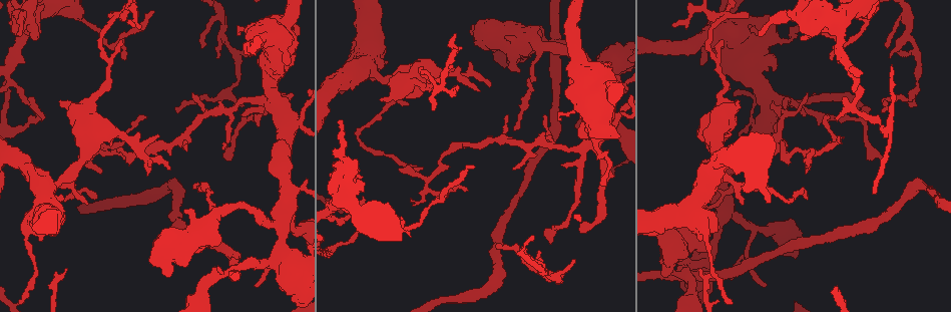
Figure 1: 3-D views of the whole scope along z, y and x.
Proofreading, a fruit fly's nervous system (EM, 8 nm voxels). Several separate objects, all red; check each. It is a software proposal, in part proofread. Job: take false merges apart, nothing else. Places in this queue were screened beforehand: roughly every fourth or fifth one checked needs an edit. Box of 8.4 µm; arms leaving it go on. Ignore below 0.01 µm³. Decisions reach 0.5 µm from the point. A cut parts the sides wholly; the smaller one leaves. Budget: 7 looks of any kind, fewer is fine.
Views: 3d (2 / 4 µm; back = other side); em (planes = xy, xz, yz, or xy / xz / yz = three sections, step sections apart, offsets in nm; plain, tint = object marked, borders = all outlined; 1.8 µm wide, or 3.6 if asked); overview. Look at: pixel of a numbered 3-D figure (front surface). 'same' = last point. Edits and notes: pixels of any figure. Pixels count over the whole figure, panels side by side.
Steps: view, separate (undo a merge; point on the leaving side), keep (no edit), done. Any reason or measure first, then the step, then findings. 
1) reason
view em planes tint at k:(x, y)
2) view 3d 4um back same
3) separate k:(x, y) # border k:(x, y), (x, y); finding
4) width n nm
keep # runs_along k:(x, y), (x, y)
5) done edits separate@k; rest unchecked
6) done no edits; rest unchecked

calibre changes
view 3d 4um back at 1:(597, 103)

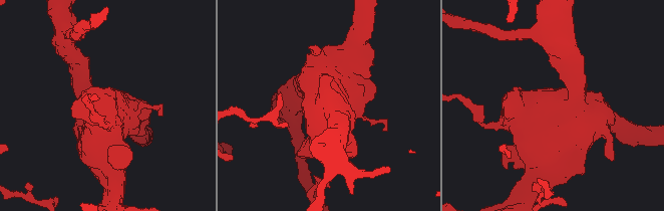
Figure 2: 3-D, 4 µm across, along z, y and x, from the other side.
view em planes plain at 2:(554, 102)

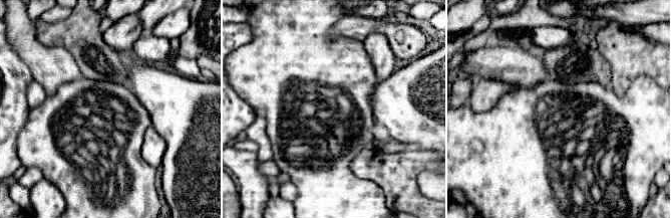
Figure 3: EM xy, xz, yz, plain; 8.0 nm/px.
with the object marked
view em planes tint same

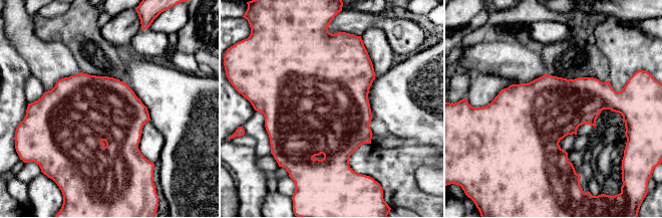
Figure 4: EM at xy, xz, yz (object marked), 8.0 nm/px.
width 550 nm
keep # one neuron here

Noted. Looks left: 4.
sharp bend
view em yz step 8 tint at 1:(723, 17)

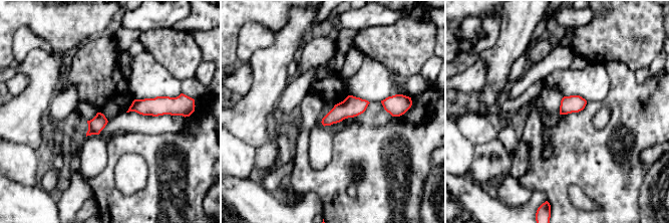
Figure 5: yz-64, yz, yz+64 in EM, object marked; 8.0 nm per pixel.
view em planes borders same

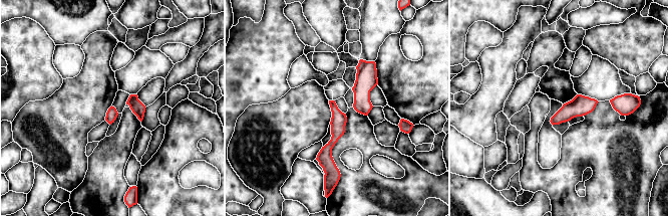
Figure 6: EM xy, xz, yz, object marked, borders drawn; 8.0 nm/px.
width 90 nm
keep # runs_along 6:(332, 102), (332, 172); one neuron here

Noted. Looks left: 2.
four arms meet
view em xy step 4 tint at 1:(682, 272)

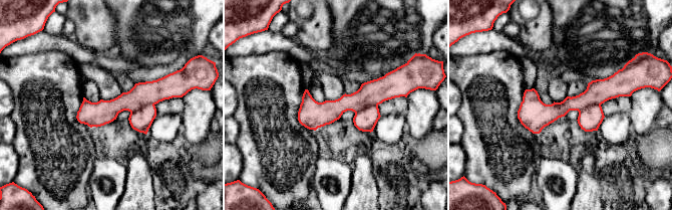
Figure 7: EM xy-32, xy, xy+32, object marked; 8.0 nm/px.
another direction
view em planes tint same

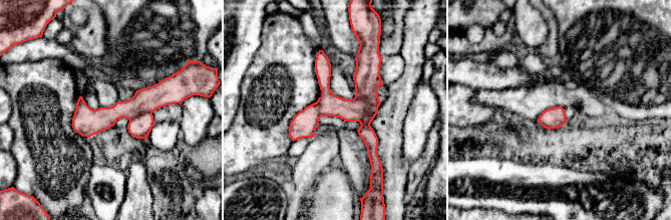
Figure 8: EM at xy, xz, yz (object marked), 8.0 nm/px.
separate 8:(367, 78) # border 8:(356, 94), (370, 104), (359, 122); a second neuron is stuck on

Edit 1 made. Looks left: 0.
done edits separate@8; rest unchecked

